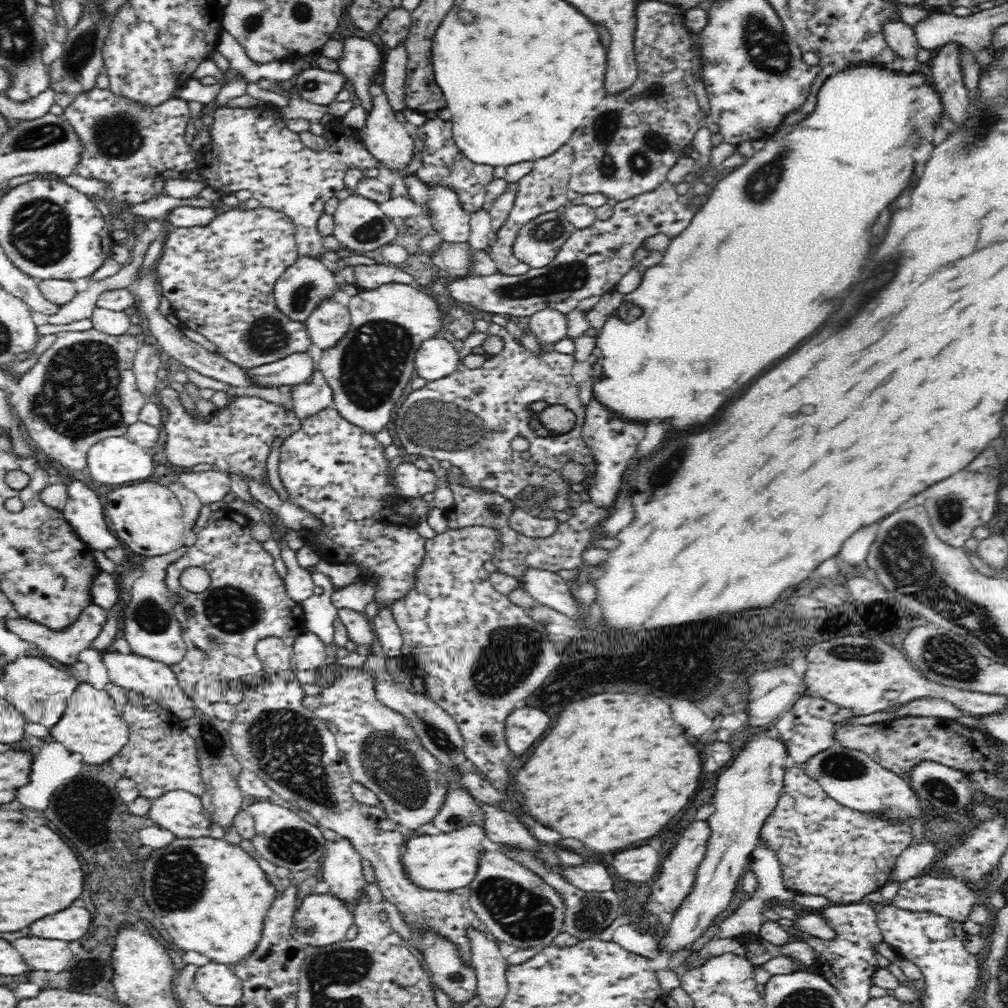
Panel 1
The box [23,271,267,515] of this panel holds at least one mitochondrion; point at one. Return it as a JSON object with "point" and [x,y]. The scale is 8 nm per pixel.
{"point":[81,396]}

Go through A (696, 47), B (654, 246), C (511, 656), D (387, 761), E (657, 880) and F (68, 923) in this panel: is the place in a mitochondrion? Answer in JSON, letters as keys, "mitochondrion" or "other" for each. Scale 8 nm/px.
{"A":"other","B":"other","C":"mitochondrion","D":"mitochondrion","E":"other","F":"other"}

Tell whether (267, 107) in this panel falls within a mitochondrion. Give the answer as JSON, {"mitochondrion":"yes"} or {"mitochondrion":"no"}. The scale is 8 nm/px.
{"mitochondrion":"no"}

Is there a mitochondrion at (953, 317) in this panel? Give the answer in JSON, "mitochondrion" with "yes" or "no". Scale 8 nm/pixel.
{"mitochondrion":"no"}

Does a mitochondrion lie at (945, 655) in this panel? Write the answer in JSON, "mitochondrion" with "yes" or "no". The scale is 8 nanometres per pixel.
{"mitochondrion":"yes"}

